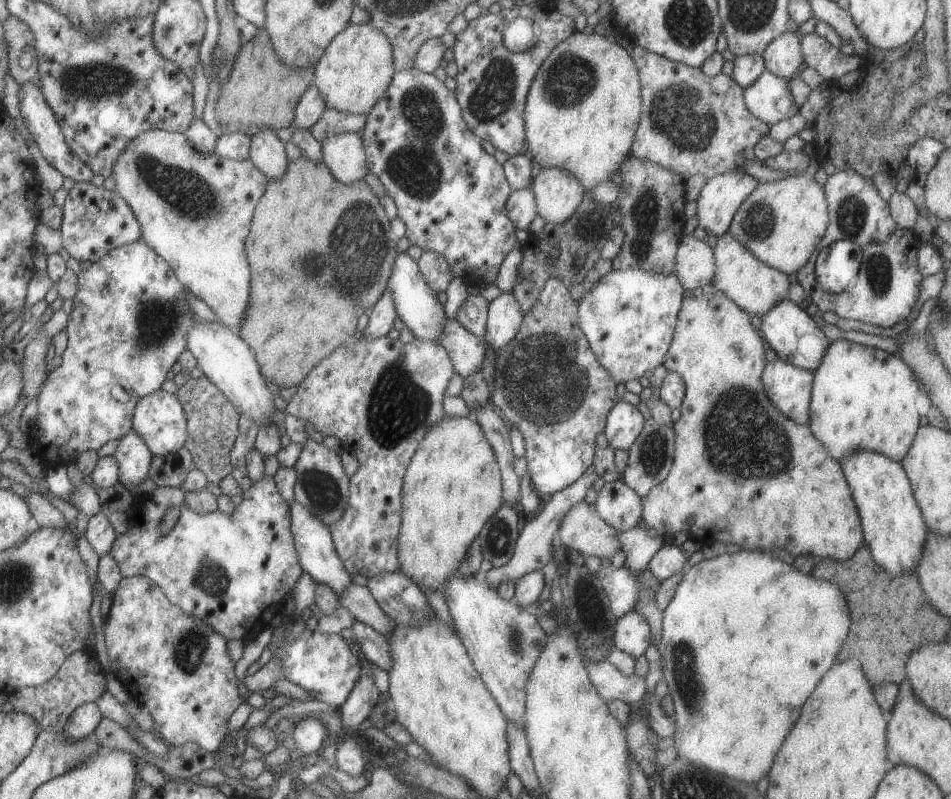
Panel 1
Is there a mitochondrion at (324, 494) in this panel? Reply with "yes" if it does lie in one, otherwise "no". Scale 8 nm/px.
yes

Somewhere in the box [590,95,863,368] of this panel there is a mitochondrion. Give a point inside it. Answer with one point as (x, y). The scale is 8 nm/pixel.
(646, 212)

